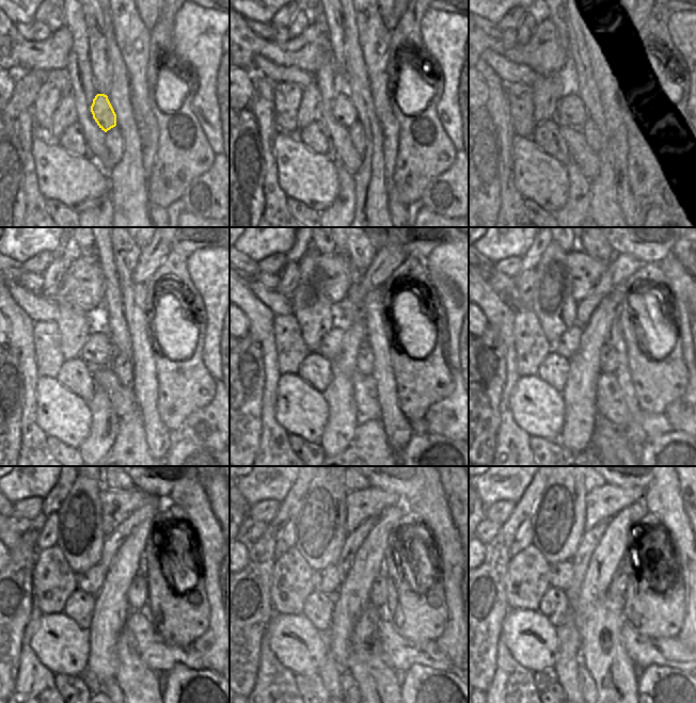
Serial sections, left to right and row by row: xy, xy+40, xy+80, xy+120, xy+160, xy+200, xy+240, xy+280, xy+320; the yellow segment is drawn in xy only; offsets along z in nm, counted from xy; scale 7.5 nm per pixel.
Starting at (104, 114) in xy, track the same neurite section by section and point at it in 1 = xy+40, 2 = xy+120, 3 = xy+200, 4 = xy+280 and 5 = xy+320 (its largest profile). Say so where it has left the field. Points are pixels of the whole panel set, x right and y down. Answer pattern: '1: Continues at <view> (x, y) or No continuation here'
1: Continues at xy+40 (343, 111)
2: Continues at xy+120 (97, 351)
3: Continues at xy+200 (569, 342)
4: Continues at xy+280 (327, 580)
5: Continues at xy+320 (560, 575).

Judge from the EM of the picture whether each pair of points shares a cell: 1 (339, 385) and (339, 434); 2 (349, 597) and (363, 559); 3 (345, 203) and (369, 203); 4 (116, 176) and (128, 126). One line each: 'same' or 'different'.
1: same
2: same
3: different
4: same

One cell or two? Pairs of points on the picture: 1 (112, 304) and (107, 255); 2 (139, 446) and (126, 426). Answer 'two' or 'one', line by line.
1: one
2: one

